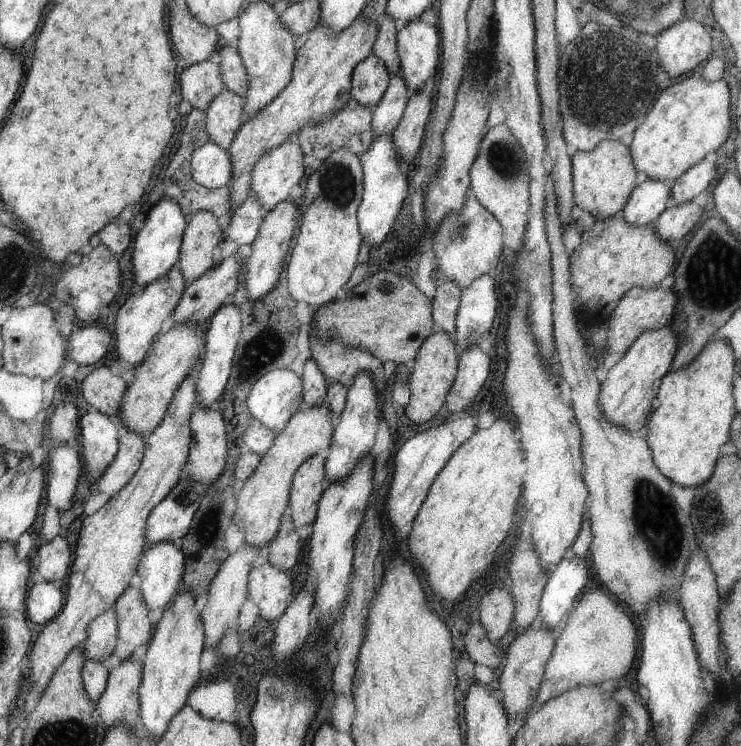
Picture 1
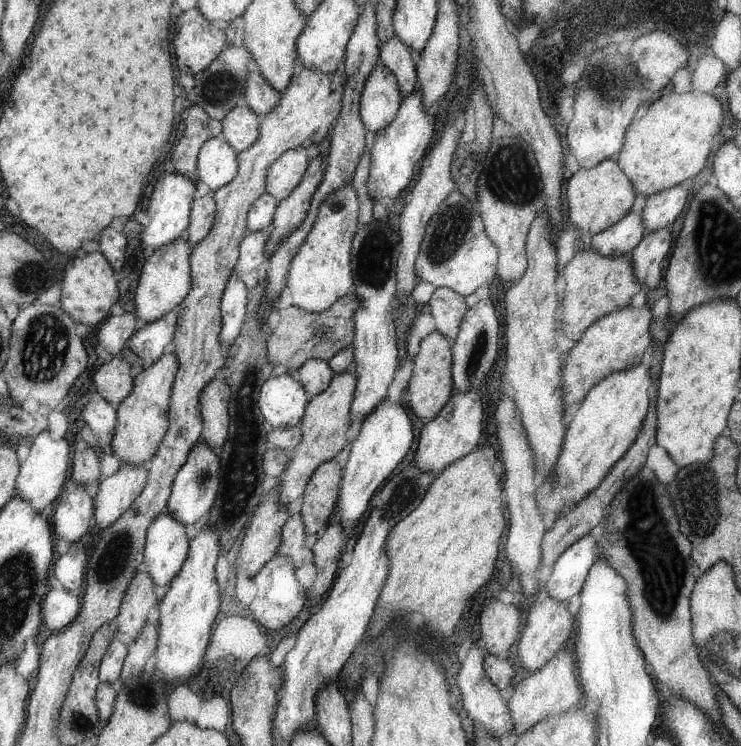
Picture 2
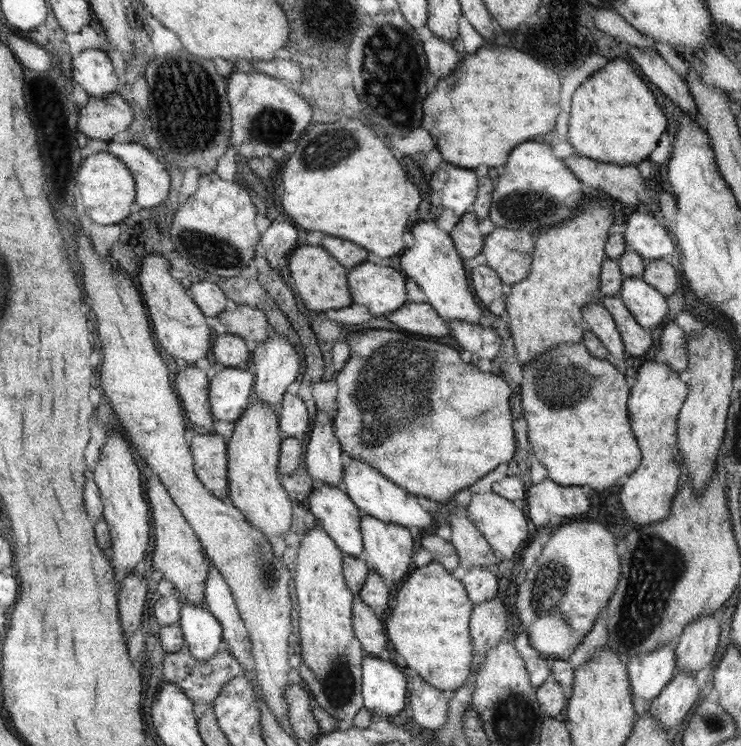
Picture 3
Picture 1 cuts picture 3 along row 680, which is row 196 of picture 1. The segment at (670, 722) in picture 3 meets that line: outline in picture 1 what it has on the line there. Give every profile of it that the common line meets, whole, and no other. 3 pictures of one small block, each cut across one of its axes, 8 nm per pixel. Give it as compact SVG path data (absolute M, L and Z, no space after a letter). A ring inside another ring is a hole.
M705 160L696 168L689 168L680 179L674 181L670 204L692 202L694 196L698 196L700 192L704 193L704 190L710 186L714 176L716 176L714 166L708 166Z

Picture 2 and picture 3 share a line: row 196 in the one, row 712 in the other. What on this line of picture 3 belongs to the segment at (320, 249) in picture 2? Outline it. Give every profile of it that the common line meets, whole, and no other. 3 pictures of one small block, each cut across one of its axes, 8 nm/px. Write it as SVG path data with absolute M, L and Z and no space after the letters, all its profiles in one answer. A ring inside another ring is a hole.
M318 524L302 538L294 574L300 613L300 639L297 642L304 666L314 674L314 682L310 682L308 688L319 707L339 721L352 720L362 708L360 662L368 655L353 631L352 608L356 594L346 585L345 556L333 537Z

